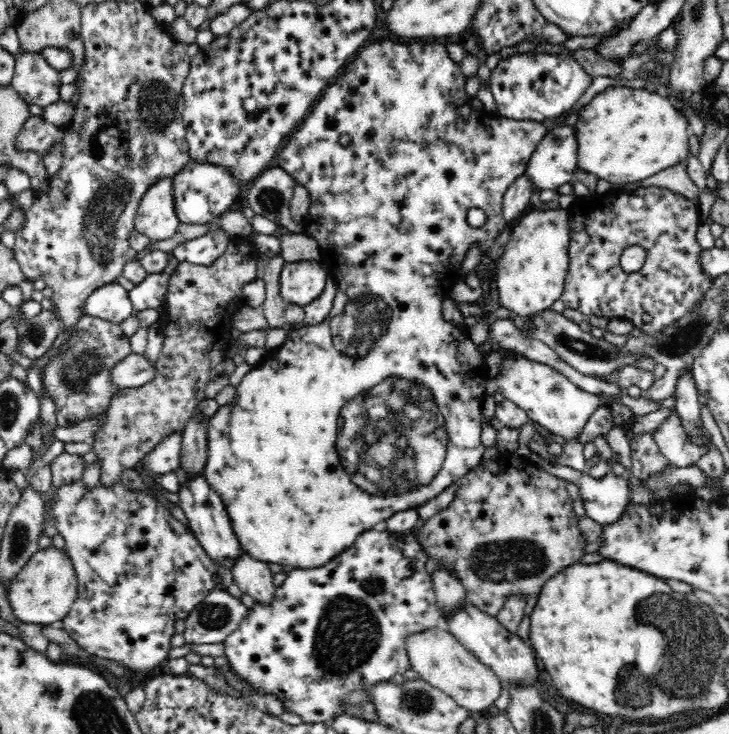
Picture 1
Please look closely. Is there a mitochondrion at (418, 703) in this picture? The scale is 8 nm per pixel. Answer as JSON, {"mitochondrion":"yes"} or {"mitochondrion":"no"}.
{"mitochondrion":"yes"}

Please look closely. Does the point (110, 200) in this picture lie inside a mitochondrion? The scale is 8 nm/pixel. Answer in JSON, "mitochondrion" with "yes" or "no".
{"mitochondrion":"yes"}

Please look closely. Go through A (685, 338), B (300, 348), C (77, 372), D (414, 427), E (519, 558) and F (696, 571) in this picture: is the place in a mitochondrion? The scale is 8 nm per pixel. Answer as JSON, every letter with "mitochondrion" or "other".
{"A":"mitochondrion","B":"other","C":"mitochondrion","D":"mitochondrion","E":"mitochondrion","F":"other"}

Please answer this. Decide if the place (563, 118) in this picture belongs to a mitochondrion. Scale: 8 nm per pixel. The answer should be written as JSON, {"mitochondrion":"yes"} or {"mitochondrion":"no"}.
{"mitochondrion":"no"}

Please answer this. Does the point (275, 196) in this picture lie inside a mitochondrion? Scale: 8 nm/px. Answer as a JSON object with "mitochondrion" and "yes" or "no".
{"mitochondrion":"yes"}

